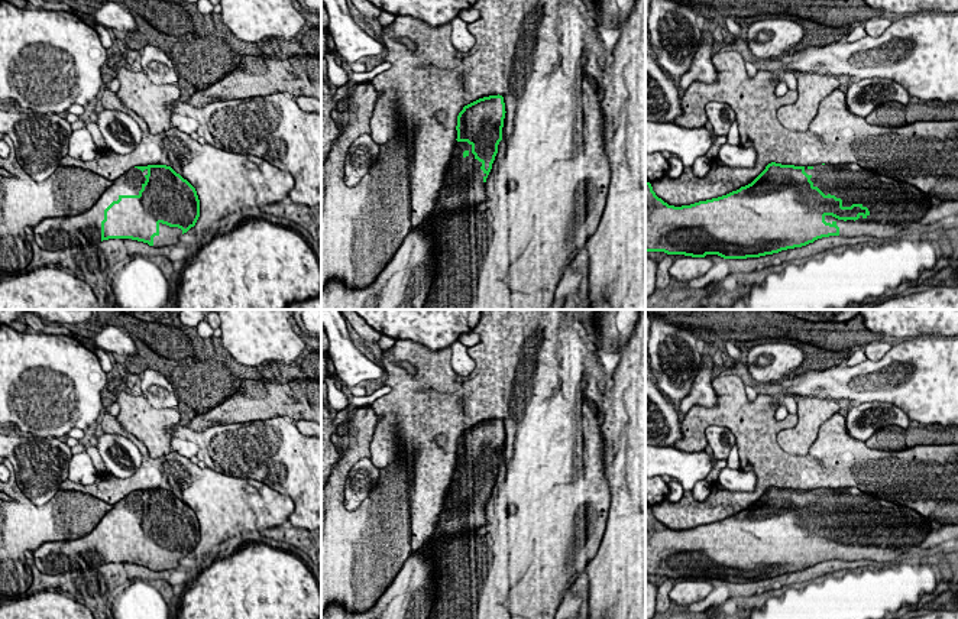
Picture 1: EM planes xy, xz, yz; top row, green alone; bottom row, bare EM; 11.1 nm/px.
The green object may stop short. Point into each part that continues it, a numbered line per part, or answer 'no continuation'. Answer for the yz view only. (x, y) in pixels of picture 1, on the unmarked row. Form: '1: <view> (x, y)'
1: yz (895, 531)

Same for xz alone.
1: xz (463, 509)

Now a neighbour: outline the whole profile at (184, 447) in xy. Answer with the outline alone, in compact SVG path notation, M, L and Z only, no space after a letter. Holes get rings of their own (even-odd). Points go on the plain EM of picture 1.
M177 437L171 440L171 448L187 458L191 458L198 453L198 445L195 443Z

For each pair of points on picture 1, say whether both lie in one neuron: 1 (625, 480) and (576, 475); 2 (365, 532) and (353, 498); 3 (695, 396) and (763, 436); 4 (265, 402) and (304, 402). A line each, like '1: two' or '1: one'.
1: two
2: two
3: two
4: one

